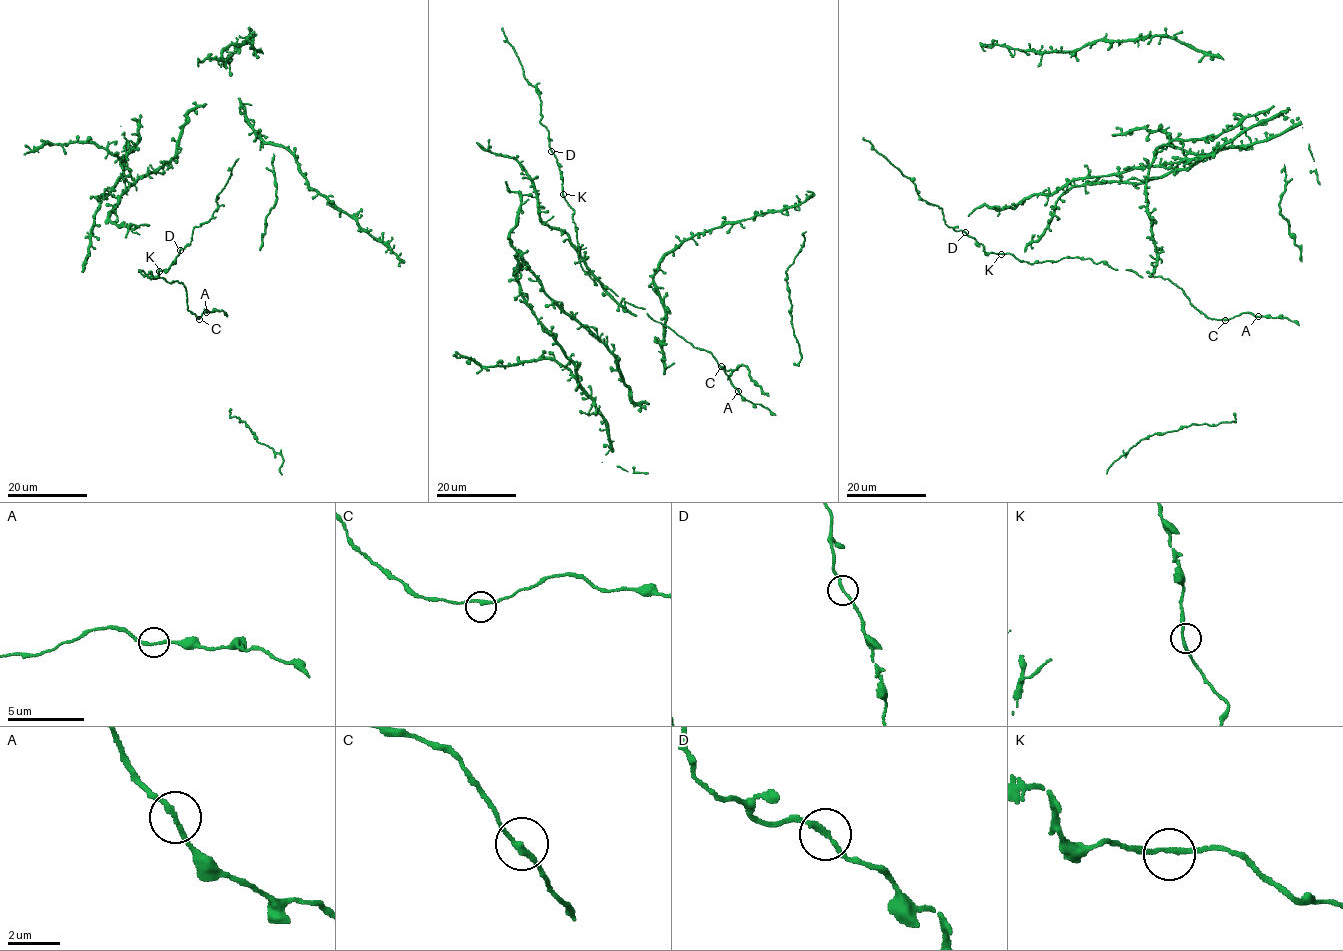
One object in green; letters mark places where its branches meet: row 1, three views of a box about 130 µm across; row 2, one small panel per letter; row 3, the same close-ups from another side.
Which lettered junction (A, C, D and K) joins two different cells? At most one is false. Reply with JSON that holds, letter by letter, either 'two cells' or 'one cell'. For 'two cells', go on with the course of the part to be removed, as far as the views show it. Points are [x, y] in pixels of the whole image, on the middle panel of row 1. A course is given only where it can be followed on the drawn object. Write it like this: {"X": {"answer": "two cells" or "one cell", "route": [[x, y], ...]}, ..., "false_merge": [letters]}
{"A": {"answer": "one cell"}, "C": {"answer": "one cell"}, "D": {"answer": "one cell"}, "K": {"answer": "one cell"}, "false_merge": []}

